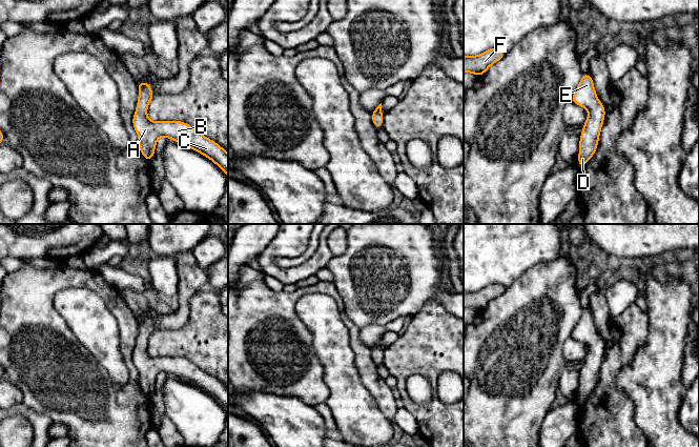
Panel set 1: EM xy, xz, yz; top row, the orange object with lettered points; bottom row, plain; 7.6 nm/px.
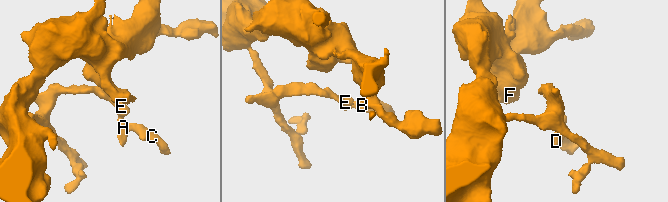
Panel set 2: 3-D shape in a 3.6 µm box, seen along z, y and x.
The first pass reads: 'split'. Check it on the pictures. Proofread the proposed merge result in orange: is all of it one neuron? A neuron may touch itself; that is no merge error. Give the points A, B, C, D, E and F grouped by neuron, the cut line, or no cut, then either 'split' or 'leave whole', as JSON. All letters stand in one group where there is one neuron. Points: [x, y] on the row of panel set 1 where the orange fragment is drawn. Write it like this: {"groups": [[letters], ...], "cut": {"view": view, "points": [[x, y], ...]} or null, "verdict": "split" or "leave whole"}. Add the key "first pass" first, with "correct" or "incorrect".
{"first pass": "incorrect", "groups": [["A", "B", "C", "D", "E", "F"]], "cut": null, "verdict": "leave whole"}

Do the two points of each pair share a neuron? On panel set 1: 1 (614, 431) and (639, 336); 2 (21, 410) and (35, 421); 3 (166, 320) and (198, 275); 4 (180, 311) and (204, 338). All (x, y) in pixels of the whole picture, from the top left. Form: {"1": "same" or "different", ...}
{"1": "same", "2": "same", "3": "same", "4": "different"}

